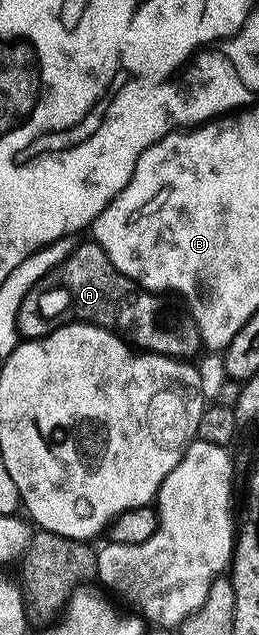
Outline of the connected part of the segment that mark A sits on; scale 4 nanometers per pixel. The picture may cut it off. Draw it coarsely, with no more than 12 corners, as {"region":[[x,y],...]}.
{"region":[[78,244],[23,301],[37,341],[84,323],[158,357],[202,352],[188,308]]}

